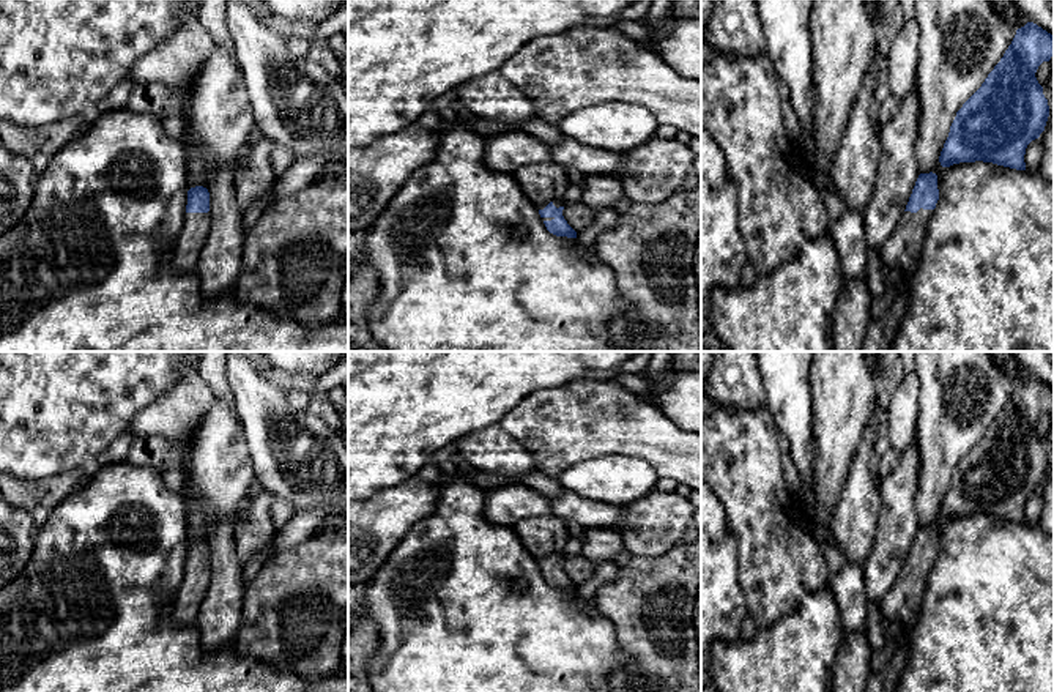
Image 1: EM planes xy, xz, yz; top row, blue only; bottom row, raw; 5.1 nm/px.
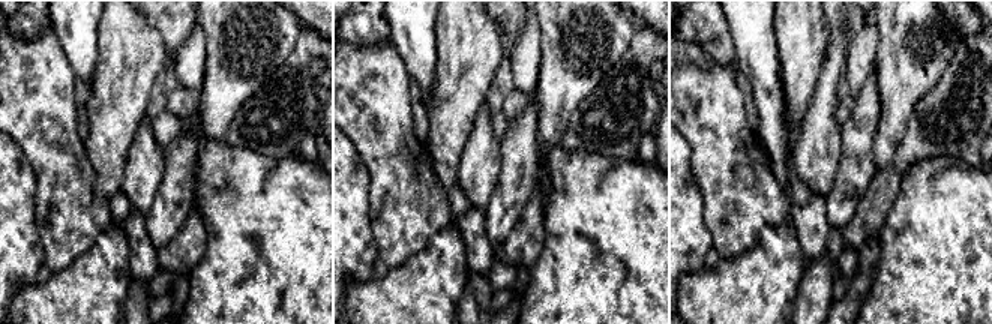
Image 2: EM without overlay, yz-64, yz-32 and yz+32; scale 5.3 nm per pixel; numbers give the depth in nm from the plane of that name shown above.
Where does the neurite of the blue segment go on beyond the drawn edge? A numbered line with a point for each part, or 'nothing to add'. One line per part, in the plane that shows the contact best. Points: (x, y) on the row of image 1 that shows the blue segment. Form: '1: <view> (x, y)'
1: yz (901, 251)

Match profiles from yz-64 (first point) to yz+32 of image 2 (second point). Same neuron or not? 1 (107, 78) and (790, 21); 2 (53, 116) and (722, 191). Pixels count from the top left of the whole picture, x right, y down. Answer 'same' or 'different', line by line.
1: same
2: same

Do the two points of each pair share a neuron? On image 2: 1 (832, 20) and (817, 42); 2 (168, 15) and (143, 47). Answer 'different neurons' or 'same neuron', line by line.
1: different neurons
2: different neurons

